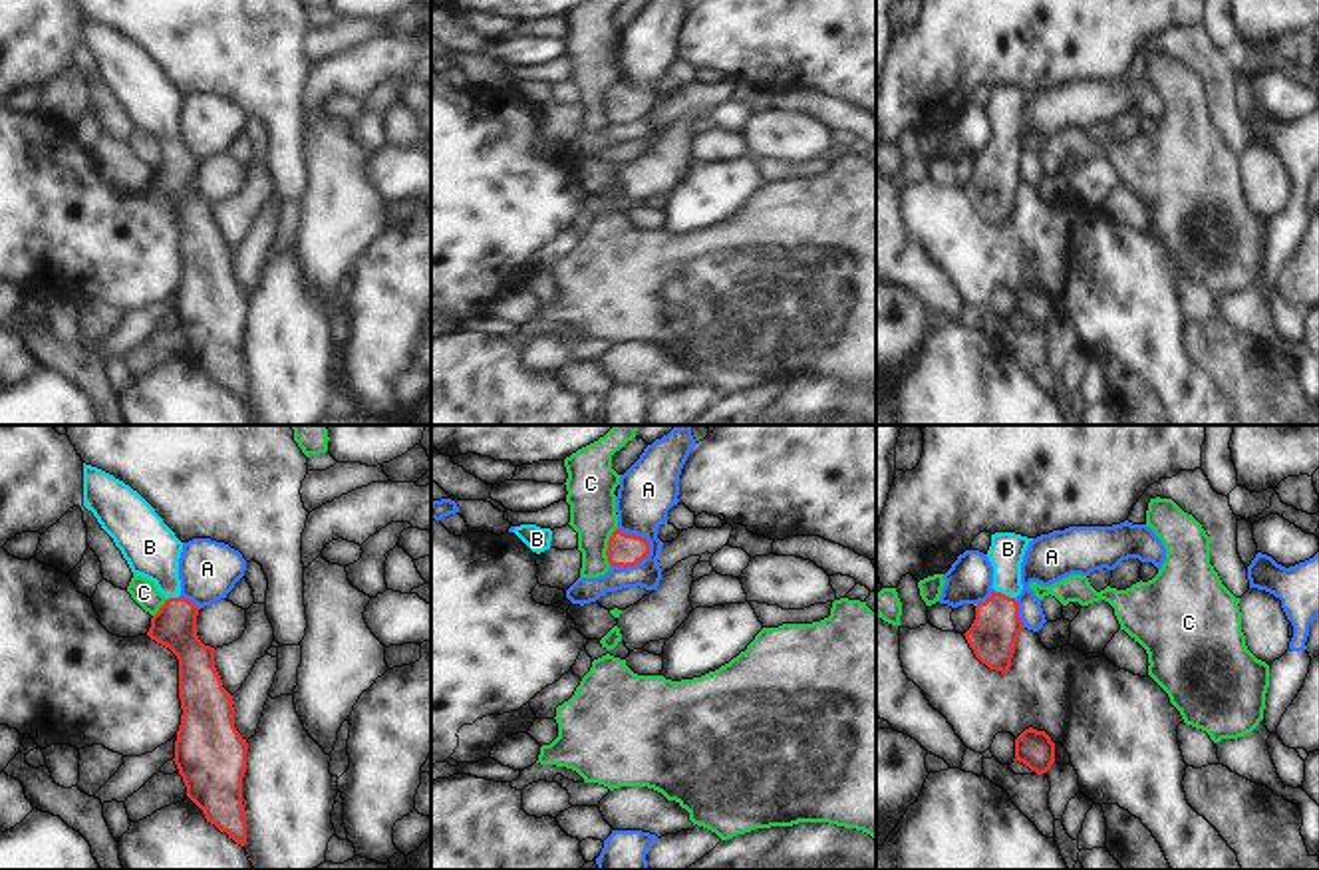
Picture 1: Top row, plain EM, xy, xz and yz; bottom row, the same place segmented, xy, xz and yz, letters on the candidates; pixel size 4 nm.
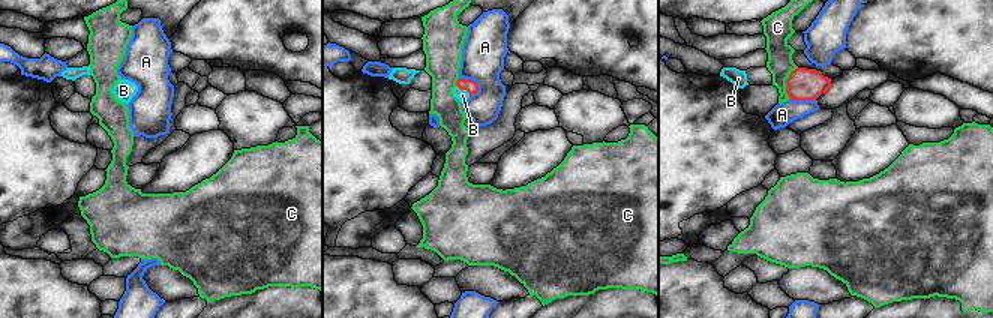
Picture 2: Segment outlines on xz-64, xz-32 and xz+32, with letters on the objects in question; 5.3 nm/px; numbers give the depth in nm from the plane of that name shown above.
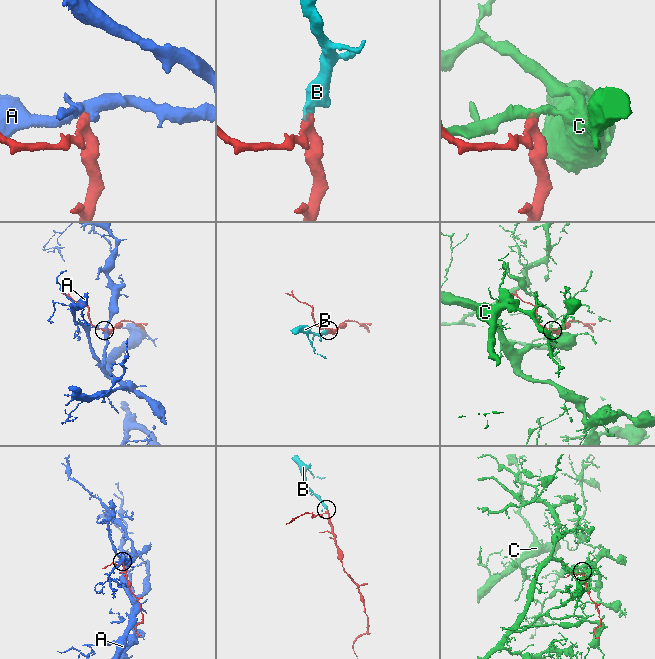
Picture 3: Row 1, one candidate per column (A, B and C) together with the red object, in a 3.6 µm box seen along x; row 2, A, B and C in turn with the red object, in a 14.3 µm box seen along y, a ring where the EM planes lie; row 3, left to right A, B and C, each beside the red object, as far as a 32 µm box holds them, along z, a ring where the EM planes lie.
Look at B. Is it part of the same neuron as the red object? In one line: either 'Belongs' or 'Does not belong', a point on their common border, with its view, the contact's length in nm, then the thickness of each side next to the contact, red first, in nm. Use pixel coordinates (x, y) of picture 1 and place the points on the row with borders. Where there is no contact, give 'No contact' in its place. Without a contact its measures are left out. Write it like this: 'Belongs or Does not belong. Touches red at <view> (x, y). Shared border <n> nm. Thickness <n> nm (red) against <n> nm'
Belongs. Touches red at yz (1004, 594). Shared border 100 nm. Thickness 190 nm (red) against 140 nm.

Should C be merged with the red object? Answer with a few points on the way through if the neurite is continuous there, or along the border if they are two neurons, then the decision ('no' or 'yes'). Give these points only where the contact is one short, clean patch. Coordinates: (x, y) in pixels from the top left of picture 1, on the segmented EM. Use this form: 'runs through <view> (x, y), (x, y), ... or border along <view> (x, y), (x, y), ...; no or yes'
border along xz (616, 527), (608, 541), (608, 565); no

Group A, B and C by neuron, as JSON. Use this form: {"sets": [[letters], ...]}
{"sets": [["A"], ["B"], ["C"]]}

